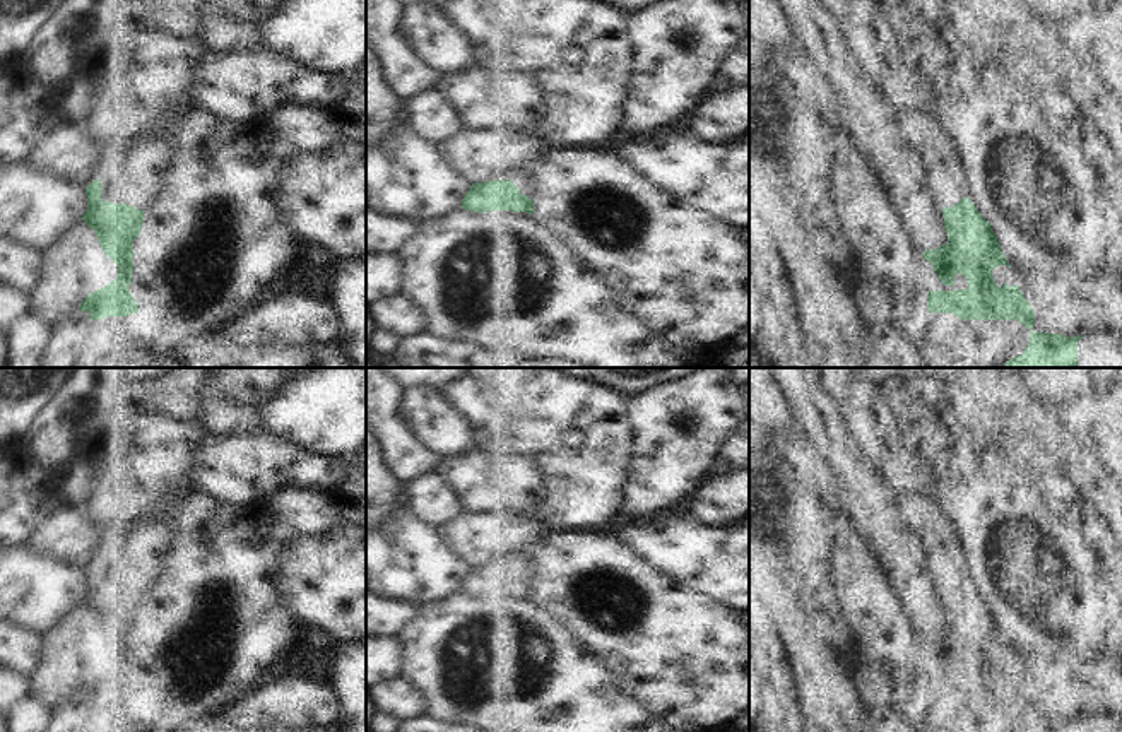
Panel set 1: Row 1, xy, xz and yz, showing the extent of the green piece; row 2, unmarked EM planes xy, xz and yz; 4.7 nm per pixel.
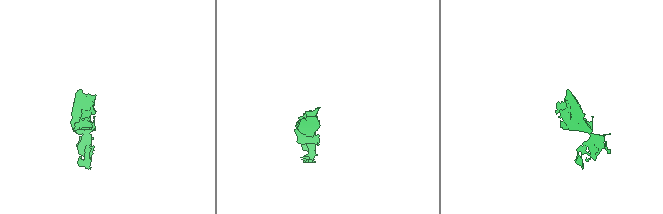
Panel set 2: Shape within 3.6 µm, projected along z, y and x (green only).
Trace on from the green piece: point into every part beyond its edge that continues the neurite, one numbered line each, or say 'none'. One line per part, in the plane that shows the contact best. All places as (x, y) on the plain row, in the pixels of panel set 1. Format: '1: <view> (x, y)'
1: xy (139, 565)

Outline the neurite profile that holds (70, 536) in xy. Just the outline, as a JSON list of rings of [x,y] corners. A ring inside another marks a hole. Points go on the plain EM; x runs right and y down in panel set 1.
[[[67,505],[60,513],[41,522],[24,544],[38,554],[87,570],[99,561],[103,539],[84,513],[84,506]]]

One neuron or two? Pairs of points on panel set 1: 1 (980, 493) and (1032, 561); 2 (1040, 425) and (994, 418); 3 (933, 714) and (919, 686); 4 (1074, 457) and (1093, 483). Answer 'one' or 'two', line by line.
1: one
2: two
3: one
4: one

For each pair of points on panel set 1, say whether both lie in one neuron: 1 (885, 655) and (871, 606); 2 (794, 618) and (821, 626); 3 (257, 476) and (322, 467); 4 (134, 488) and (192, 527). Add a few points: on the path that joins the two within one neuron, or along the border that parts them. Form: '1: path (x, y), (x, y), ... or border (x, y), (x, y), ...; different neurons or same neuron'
1: path (885, 643), (874, 618); same neuron
2: border (794, 587), (801, 594), (809, 614), (818, 654); different neurons
3: path (272, 467), (307, 467); same neuron
4: border (197, 491), (187, 500), (178, 517); different neurons

